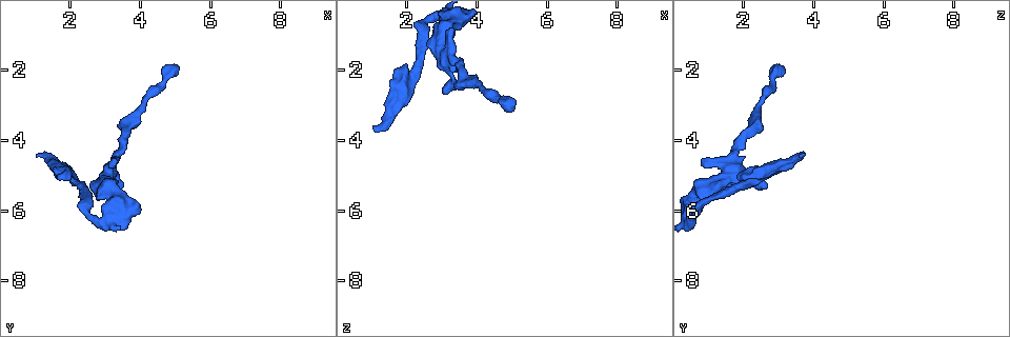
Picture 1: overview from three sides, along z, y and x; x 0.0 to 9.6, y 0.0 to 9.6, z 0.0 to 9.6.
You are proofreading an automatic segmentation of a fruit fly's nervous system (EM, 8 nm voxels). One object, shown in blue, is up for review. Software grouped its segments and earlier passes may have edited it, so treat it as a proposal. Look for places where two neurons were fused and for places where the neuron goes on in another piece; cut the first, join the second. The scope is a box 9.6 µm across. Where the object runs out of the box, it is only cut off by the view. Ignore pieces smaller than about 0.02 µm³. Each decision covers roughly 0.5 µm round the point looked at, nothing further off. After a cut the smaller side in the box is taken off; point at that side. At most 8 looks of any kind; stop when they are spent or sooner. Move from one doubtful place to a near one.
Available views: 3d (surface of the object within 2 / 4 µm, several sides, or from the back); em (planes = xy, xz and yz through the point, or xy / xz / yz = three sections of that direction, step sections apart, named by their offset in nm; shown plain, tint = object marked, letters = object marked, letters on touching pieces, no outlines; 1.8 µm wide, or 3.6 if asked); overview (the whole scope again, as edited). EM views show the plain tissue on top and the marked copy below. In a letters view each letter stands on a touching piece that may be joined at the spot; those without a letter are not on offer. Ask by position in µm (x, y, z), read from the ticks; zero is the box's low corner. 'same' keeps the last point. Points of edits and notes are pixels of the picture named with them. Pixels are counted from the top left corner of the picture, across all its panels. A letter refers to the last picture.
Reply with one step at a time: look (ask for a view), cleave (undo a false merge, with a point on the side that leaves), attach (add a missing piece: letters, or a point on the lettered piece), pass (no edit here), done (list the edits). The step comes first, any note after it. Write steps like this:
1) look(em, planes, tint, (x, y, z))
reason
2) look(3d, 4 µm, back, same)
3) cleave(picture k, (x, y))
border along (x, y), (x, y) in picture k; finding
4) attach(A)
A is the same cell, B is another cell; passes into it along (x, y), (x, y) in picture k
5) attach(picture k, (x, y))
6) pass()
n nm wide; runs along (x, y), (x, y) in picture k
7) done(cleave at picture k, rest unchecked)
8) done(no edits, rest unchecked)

look(3d, 4 µm, (1.00, 4.50, 3.60))
free end

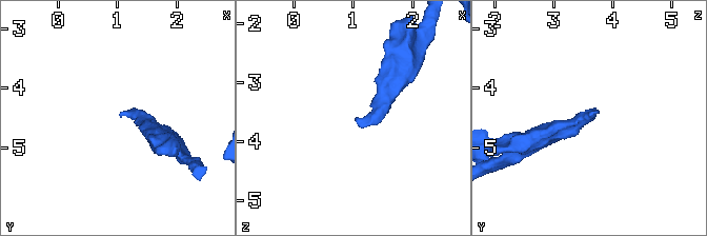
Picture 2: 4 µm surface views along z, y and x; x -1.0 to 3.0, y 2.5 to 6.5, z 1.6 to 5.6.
look(em, planes, letters, (1.05, 4.45, 3.65))
now the EM

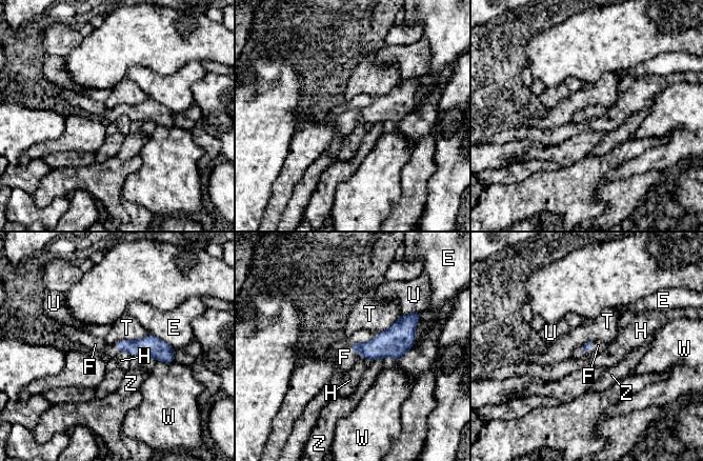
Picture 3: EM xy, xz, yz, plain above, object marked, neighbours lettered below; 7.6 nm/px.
attach(F)
F is the same cell, E, H, T, U, W and Z are other cells; passes into it along (585, 347), (590, 347), (598, 345) in picture 3; it goes on there

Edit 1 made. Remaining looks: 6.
look(3d, 4 µm, (2.95, 5.30, 1.10))
sudden change in width

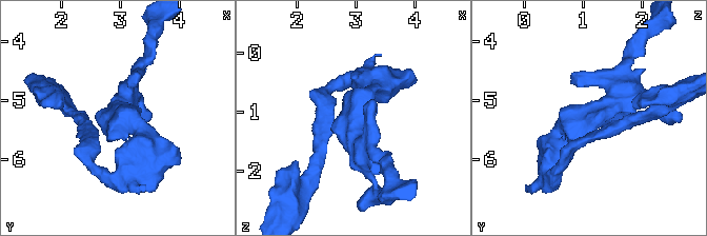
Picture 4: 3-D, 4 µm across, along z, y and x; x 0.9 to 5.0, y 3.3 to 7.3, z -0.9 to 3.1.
look(em, xy, step 16, tint, (2.95, 5.30, 1.15))
3 arms; arms of 220, 260, 380 nm; need the tissue

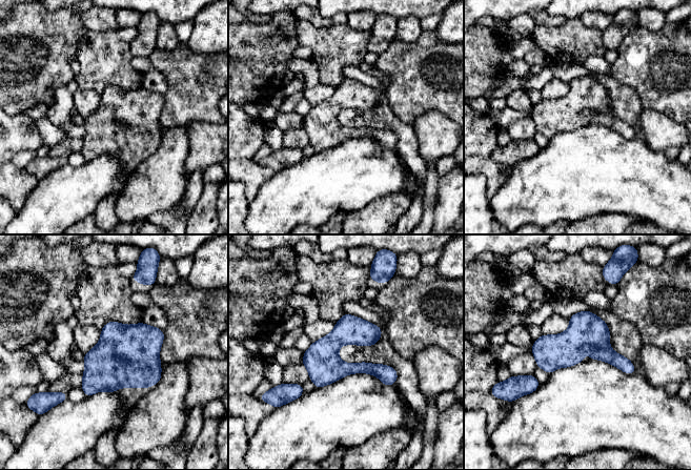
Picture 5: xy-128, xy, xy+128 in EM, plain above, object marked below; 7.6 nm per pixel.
look(em, xy, step 16, letters, same)
see the neighbours

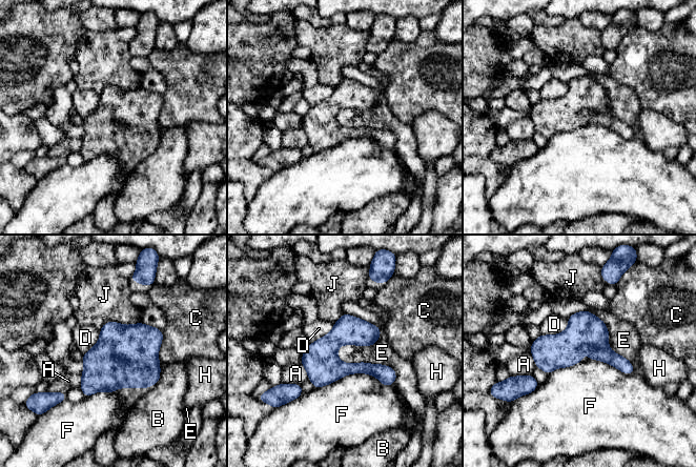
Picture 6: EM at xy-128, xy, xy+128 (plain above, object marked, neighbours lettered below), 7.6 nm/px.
pass()
190 nm wide; A, B, C, D, E, F, H and J are other cells; runs along (533, 346), (595, 346), (631, 369) in picture 6; all the same neuron

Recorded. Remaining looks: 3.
look(em, xz, step 16, letters, (5.00, 2.05, 3.25))
long arm stops here

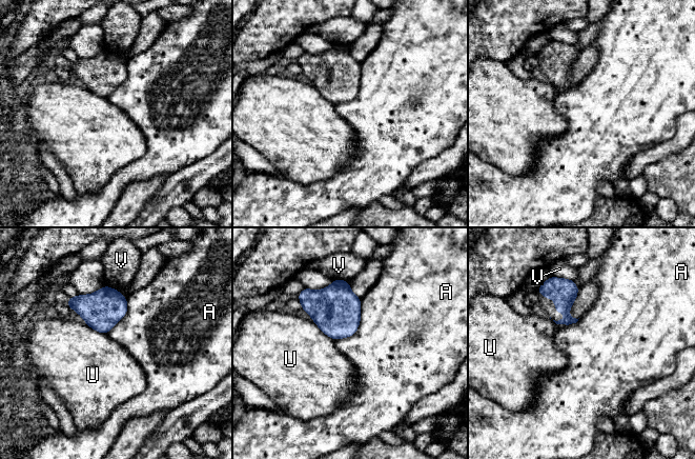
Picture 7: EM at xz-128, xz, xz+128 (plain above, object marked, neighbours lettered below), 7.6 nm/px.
pass()
180 nm wide; A, U and V are other cells; border along (361, 299), (358, 330), (334, 340) in picture 7; no lettered piece goes on from it

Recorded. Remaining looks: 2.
done(attach at picture 3, rest unchecked)

